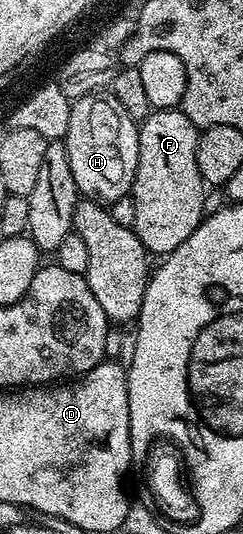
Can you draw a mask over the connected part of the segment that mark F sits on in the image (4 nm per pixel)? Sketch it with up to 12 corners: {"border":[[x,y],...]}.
{"border":[[179,108],[139,124],[135,233],[166,257],[205,218],[200,129]]}

